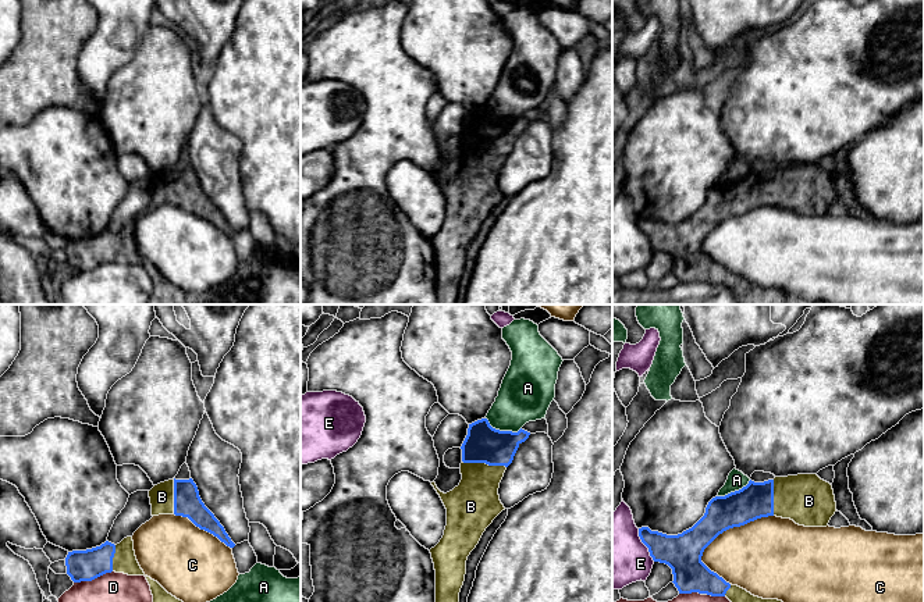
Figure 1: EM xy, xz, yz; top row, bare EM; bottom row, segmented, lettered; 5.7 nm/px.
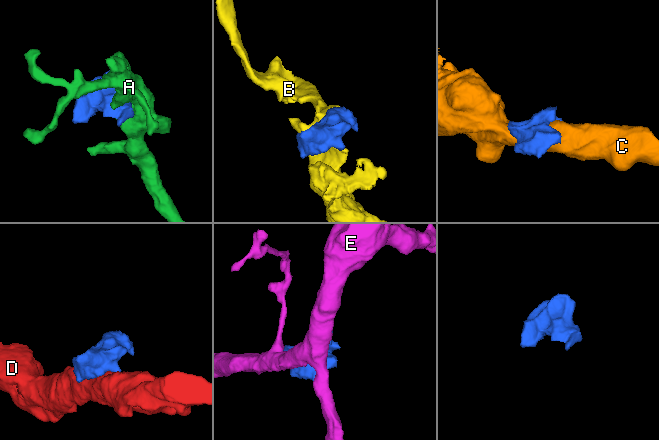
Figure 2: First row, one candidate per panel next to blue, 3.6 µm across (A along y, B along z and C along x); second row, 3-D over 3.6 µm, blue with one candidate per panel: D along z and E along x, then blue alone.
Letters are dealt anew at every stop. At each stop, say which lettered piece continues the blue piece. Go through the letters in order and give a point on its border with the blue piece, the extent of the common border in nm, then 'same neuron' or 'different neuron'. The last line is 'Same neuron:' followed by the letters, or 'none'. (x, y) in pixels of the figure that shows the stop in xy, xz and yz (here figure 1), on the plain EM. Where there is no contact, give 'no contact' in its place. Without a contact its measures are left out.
A: xz (503, 120) | 220 nm | different neuron
B: xz (484, 150) | 260 nm | same neuron
C: yz (732, 216) | 500 nm | different neuron
D: xy (92, 267) | 240 nm | different neuron
E: yz (644, 232) | 220 nm | different neuron
Same neuron: B

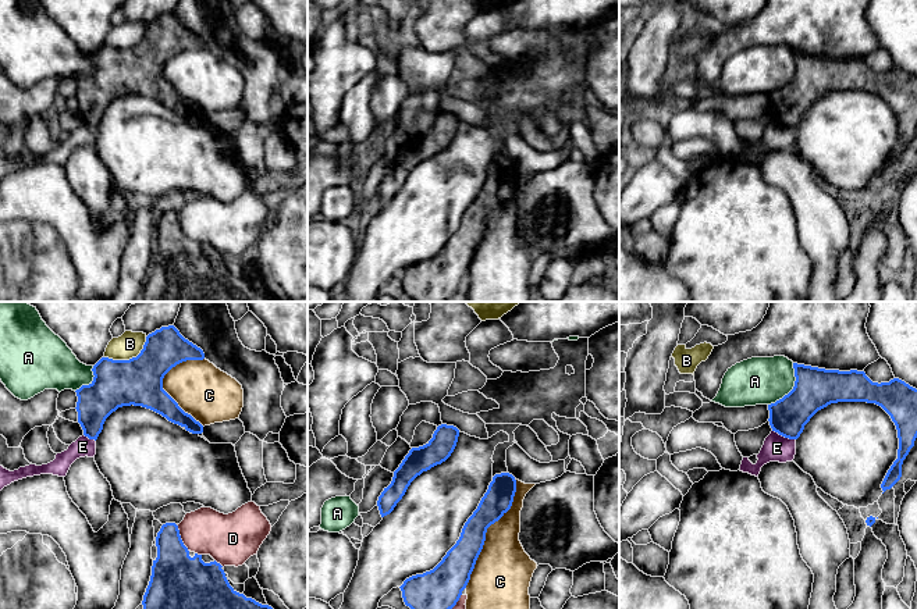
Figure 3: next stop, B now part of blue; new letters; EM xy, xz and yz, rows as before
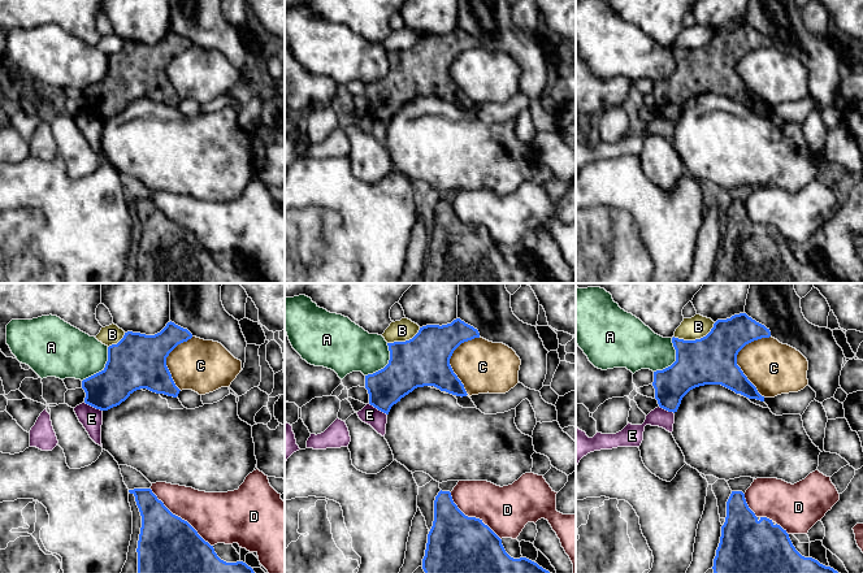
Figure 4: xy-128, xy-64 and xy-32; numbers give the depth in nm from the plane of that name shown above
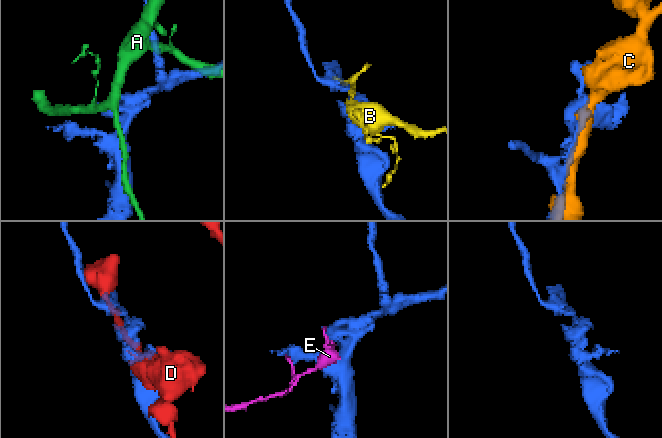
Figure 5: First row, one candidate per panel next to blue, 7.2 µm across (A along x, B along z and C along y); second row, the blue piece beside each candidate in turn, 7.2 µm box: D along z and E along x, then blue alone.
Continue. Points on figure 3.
A: yz (793, 77) | 280 nm | different neuron
B: xy (130, 47) | 280 nm | different neuron
C: xz (486, 220) | 700 nm | different neuron
D: xy (180, 227) | 180 nm | different neuron
E: yz (784, 124) | 150 nm | different neuron
Same neuron: none

